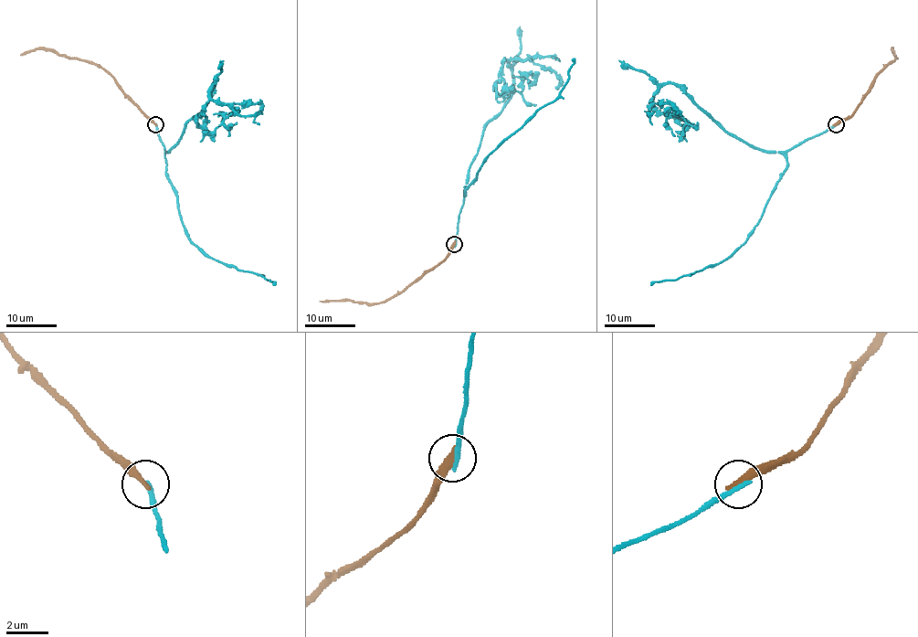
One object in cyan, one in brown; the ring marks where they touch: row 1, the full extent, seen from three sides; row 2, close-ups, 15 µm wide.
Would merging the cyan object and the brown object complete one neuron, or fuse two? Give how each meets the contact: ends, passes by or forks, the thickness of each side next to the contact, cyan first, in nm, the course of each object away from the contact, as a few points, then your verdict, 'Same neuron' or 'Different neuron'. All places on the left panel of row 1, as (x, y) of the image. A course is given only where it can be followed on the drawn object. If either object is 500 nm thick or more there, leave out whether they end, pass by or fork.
At the ring cyan ends. At the ring brown ends. Thickness 240 nm (cyan) against 360 nm. Course of cyan: (155, 124), (168, 151), (204, 108), (214, 83), (202, 112), (205, 127), (213, 132), (223, 114), (227, 135). Course of brown: (155, 124), (104, 69), (90, 62), (44, 49), (32, 49), (21, 55). Different neuron

